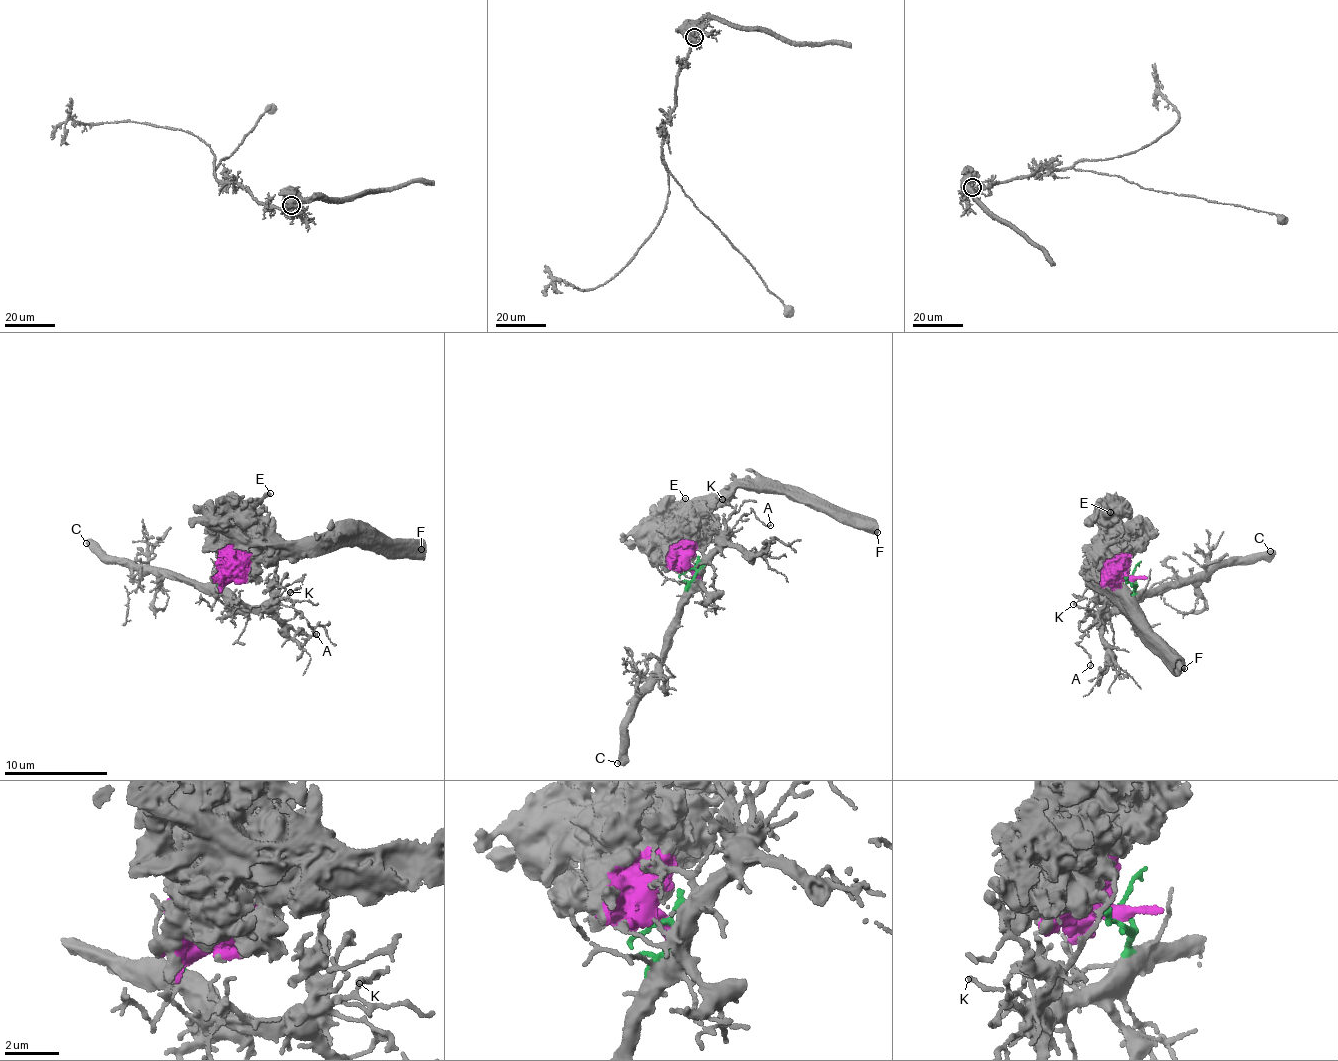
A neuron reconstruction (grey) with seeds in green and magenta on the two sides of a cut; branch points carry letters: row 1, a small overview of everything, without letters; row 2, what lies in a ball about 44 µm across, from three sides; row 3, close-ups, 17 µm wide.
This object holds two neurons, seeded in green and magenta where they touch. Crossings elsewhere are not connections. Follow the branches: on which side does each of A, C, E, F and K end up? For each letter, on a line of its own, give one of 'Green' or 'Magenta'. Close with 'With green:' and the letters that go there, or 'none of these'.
A: Green
C: Green
E: Magenta
F: Magenta
K: Green
With green: A, C, K

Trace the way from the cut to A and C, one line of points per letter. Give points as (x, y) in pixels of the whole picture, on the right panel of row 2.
A: (1130, 582), (1135, 588), (1130, 599), (1099, 625), (1094, 623), (1085, 629), (1079, 644), (1091, 660), (1090, 666)
C: (1130, 582), (1137, 592), (1149, 593), (1203, 579), (1235, 560), (1271, 552)

